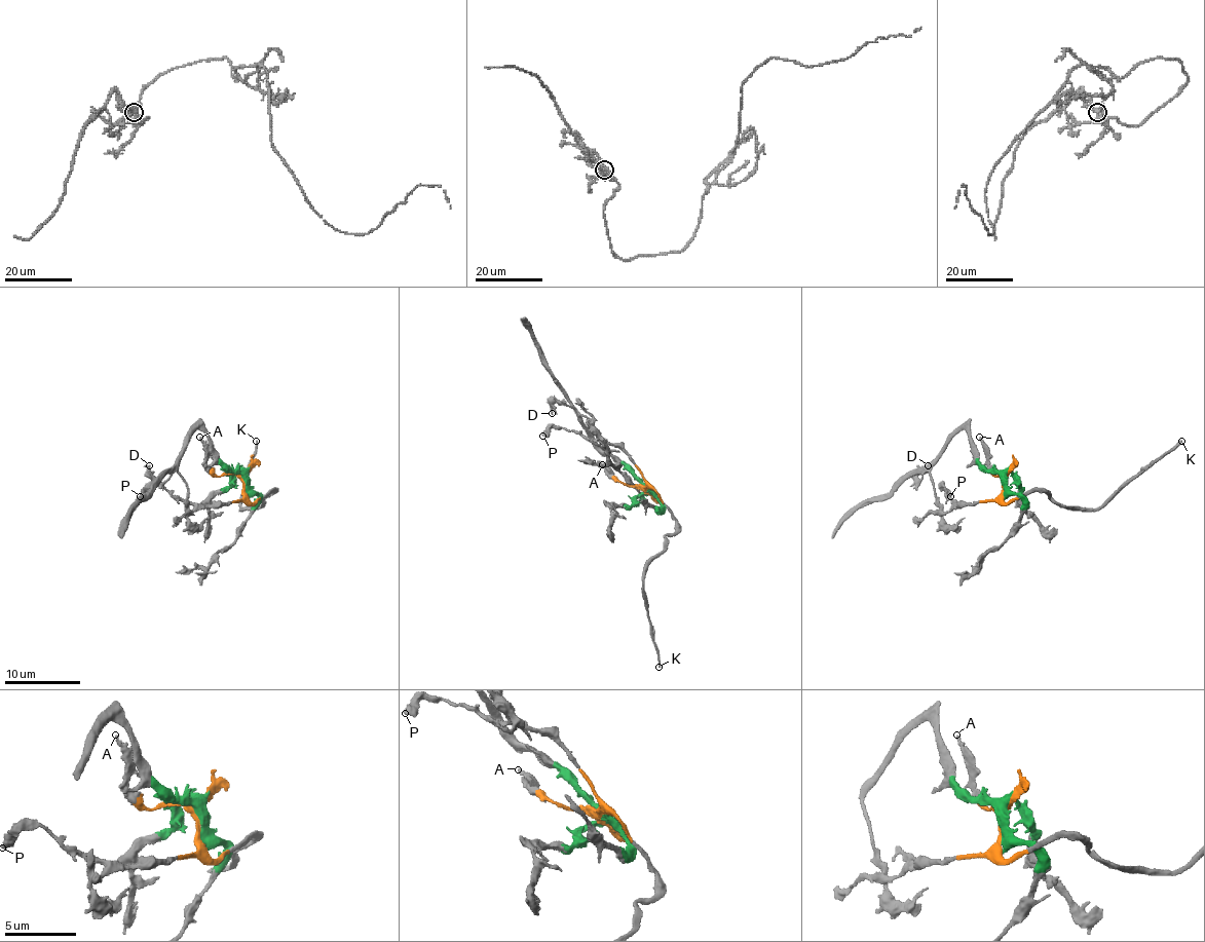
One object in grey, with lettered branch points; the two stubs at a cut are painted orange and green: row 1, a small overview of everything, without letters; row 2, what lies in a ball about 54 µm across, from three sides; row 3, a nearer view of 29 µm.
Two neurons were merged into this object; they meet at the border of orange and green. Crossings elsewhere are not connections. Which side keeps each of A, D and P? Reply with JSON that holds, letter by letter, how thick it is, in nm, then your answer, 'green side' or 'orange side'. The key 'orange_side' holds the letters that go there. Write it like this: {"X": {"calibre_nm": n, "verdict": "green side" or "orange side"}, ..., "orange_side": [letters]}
{"A": {"calibre_nm": 170, "verdict": "orange side"}, "D": {"calibre_nm": 180, "verdict": "green side"}, "P": {"calibre_nm": 440, "verdict": "orange side"}, "orange_side": ["A", "P"]}

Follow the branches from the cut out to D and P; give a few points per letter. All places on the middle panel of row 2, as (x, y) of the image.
D: (647, 488), (626, 463), (601, 448), (581, 418), (569, 406), (556, 403), (552, 414)
P: (647, 490), (639, 467), (616, 446), (588, 441), (563, 427), (554, 427), (542, 435)

